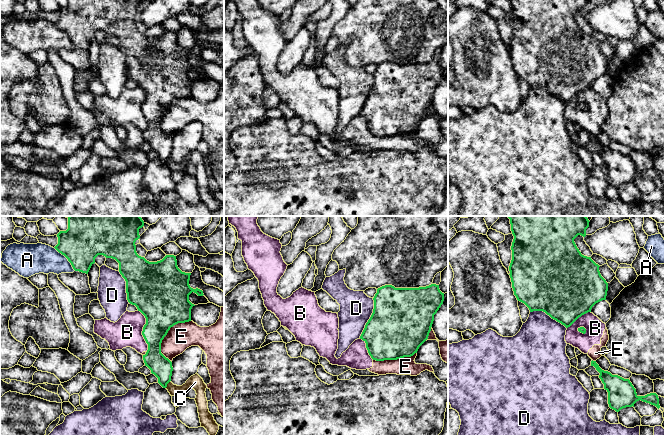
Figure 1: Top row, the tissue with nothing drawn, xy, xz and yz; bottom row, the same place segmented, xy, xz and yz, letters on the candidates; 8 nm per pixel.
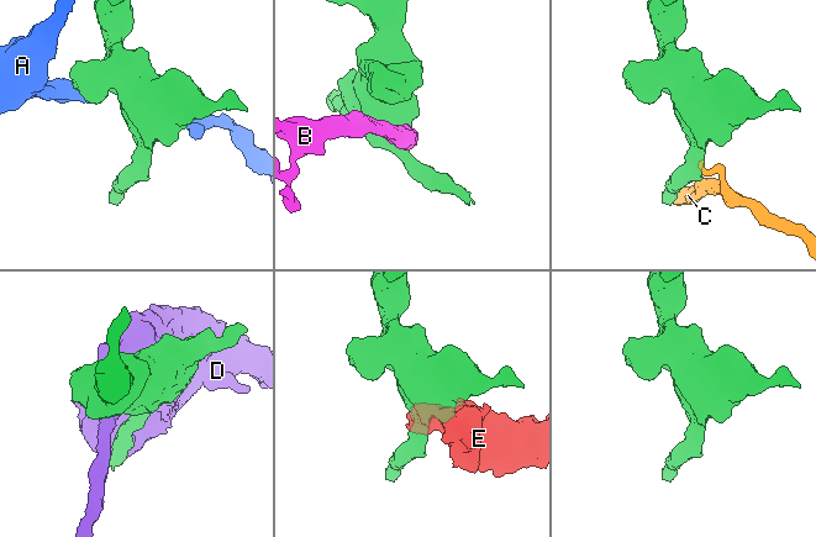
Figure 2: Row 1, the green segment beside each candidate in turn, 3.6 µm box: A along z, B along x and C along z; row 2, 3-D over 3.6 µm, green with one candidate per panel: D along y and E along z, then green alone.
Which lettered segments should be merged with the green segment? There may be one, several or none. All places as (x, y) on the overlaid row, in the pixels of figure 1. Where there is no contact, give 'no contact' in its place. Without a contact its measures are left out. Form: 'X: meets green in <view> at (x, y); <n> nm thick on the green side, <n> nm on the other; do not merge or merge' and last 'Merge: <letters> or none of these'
A: meets green in xy at (66, 257); 360 nm thick on the green side, 240 nm on the other; do not merge
B: meets green in xy at (142, 331); 320 nm thick on the green side, 240 nm on the other; do not merge
C: meets green in xy at (167, 383); 170 nm thick on the green side, 120 nm on the other; do not merge
D: meets green in xz at (370, 318); 480 nm thick on the green side, 260 nm on the other; do not merge
E: meets green in xy at (166, 334); 380 nm thick on the green side, 220 nm on the other; do not merge
Merge: none of these

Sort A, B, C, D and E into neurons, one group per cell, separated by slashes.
A / B E / C / D

